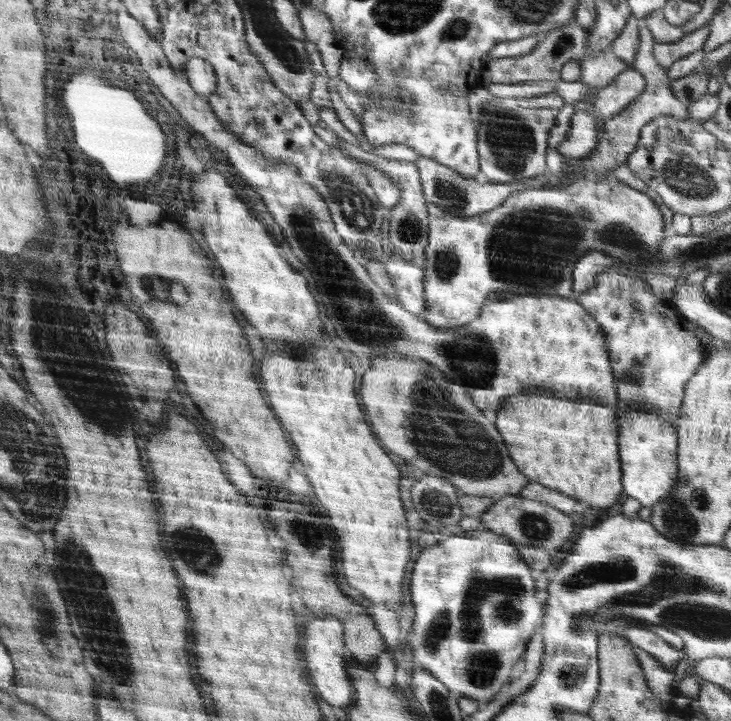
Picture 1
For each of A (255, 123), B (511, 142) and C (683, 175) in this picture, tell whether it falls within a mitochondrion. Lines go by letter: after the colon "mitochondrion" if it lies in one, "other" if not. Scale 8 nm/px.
A: mitochondrion
B: mitochondrion
C: mitochondrion

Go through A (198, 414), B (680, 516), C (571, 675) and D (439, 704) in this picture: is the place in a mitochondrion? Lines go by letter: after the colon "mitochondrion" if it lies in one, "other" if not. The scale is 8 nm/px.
A: other
B: mitochondrion
C: mitochondrion
D: mitochondrion

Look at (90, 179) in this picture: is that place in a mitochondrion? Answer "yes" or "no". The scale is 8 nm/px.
no

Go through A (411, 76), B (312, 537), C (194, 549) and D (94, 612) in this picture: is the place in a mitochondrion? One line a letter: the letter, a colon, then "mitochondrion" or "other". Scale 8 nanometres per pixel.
A: other
B: mitochondrion
C: mitochondrion
D: mitochondrion

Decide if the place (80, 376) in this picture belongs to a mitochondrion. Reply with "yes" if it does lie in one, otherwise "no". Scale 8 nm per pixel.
yes

